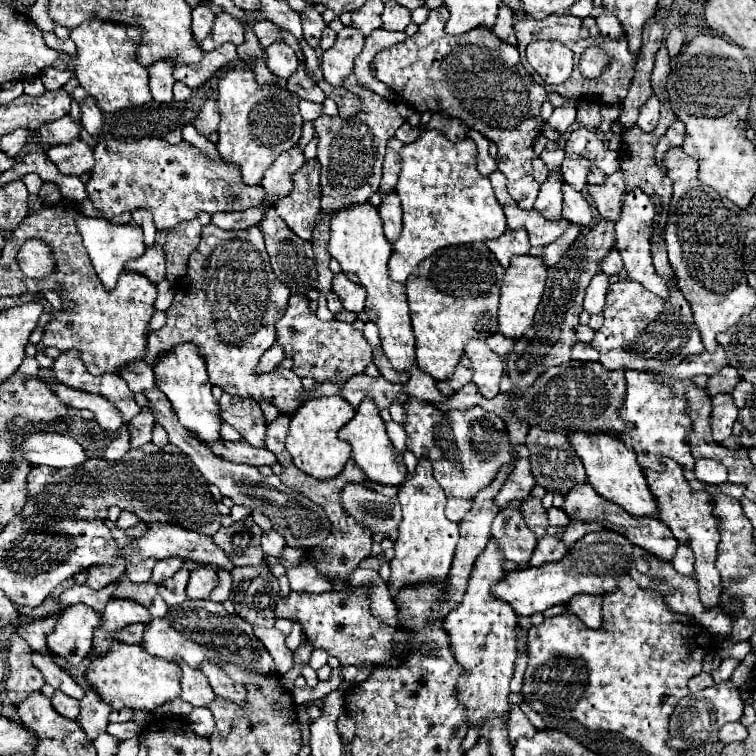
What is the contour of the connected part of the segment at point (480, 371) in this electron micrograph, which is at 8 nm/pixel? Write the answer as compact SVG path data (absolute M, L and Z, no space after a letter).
M470 340L464 346L466 356L472 362L472 380L486 398L494 398L500 392L500 378L504 374L504 362L496 356L484 340Z

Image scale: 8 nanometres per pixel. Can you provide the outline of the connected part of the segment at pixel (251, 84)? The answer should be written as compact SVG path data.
M240 62L234 70L230 70L226 76L220 78L218 82L218 110L220 110L220 126L218 126L218 152L222 156L224 162L228 164L236 164L240 166L242 172L242 180L246 184L260 184L262 176L266 172L268 166L274 164L274 160L284 152L290 150L292 146L298 146L298 140L302 136L302 118L298 112L298 98L286 88L260 88L254 80L252 70Z

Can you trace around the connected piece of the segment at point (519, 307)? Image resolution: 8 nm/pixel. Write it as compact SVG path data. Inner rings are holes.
M530 254L512 258L510 268L506 270L506 278L502 282L500 310L498 310L498 326L504 336L518 340L524 336L526 328L532 326L534 314L536 314L540 298L544 294L544 282L546 282L546 266L540 258L530 256Z

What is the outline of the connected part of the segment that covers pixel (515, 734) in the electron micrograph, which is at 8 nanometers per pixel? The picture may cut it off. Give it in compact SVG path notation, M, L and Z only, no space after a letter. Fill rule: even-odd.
M514 706L514 708L510 710L510 718L508 718L506 730L508 730L510 746L514 746L518 738L534 738L536 732L538 732L538 730L530 724L530 720L526 718L526 714L524 714L518 706Z

